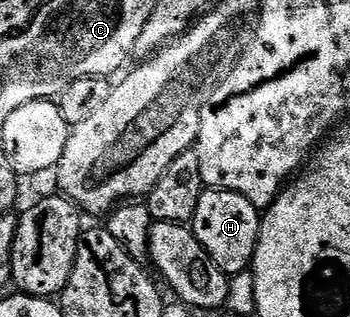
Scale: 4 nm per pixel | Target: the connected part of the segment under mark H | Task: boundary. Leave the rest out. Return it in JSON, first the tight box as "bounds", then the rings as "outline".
{"bounds":[192,189,261,276],"outline":[[[203,189],[192,219],[196,240],[227,276],[245,274],[251,269],[261,227],[259,210],[244,196],[227,190]]]}

